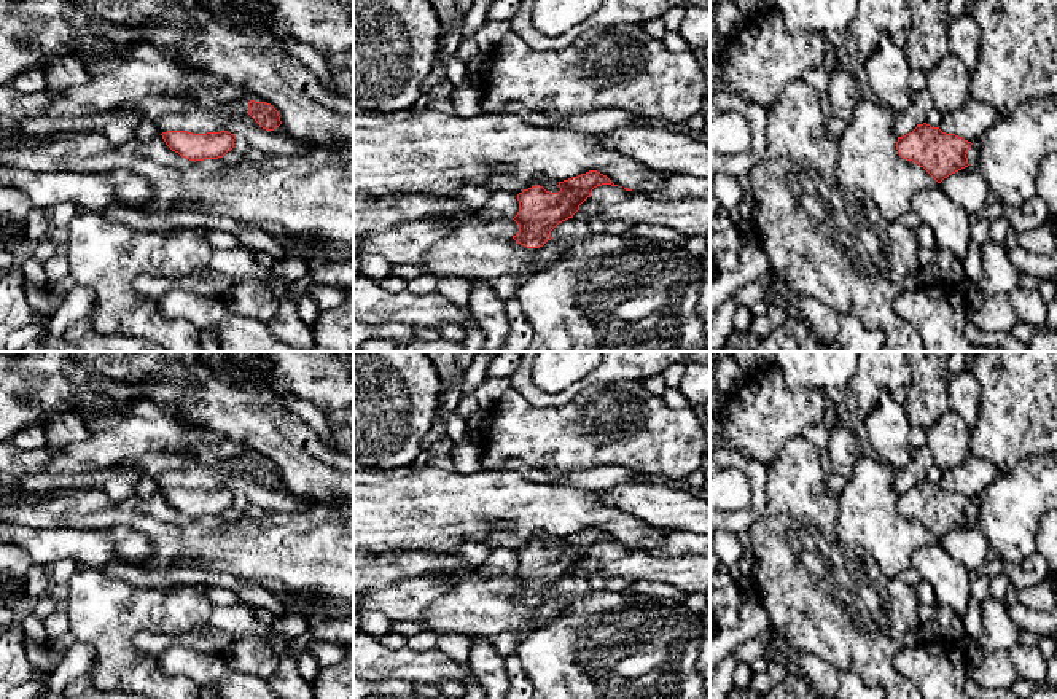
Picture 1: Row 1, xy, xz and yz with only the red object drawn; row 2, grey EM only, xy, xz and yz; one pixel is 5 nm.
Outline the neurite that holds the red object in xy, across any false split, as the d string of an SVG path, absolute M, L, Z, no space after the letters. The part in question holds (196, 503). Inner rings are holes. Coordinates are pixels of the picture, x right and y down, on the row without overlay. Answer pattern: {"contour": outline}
{"contour": "M167 487L161 490L166 502L189 517L218 516L234 505L236 492L228 487L193 490Z"}

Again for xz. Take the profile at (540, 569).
{"contour": "M589 527L559 538L559 549L549 549L540 541L524 546L517 551L519 568L513 576L519 581L519 589L513 596L527 605L543 603L552 596L551 588L573 575L592 546L602 541L618 543L607 532Z"}

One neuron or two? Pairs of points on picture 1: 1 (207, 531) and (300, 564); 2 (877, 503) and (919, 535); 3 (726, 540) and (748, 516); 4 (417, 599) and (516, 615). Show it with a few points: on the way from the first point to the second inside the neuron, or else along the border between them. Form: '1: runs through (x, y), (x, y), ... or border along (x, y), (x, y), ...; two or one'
1: runs through (230, 546), (277, 548); one
2: runs through (887, 513), (909, 535); one
3: border along (726, 531), (737, 535); two
4: border along (435, 599), (417, 618), (401, 621); two

